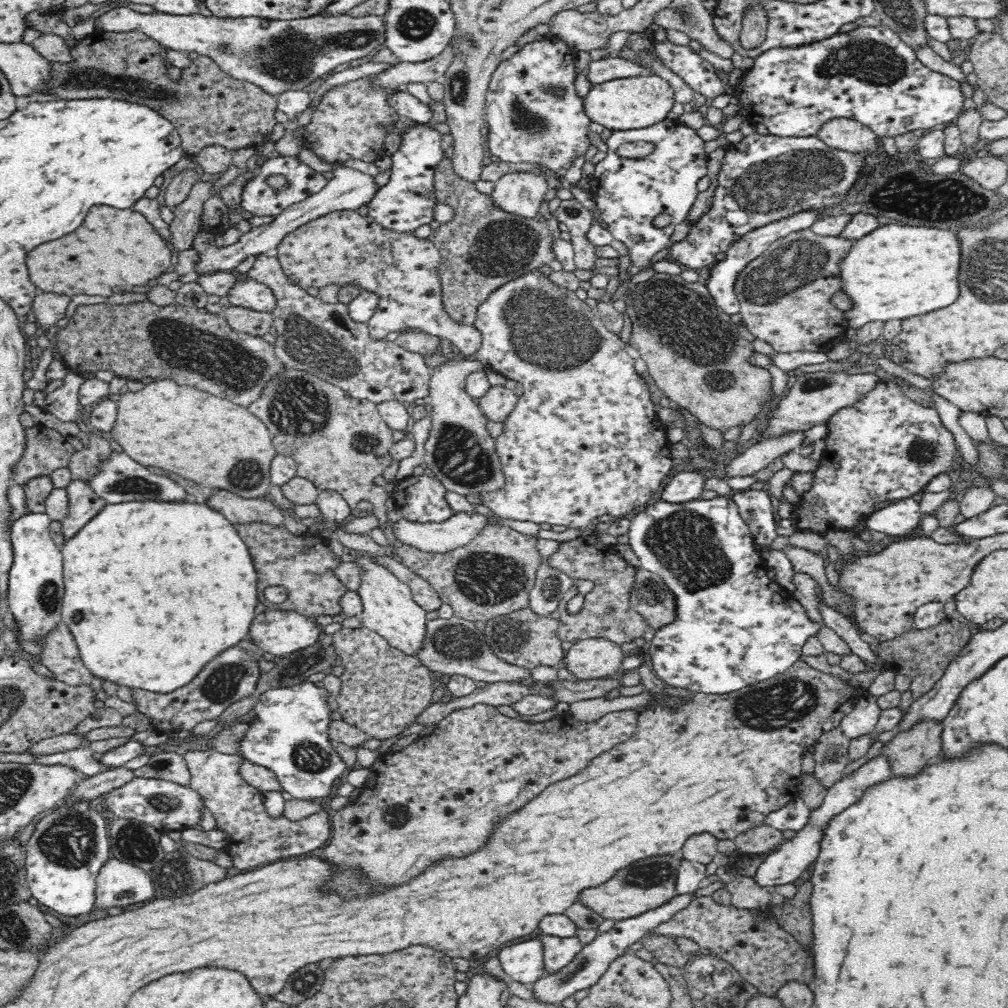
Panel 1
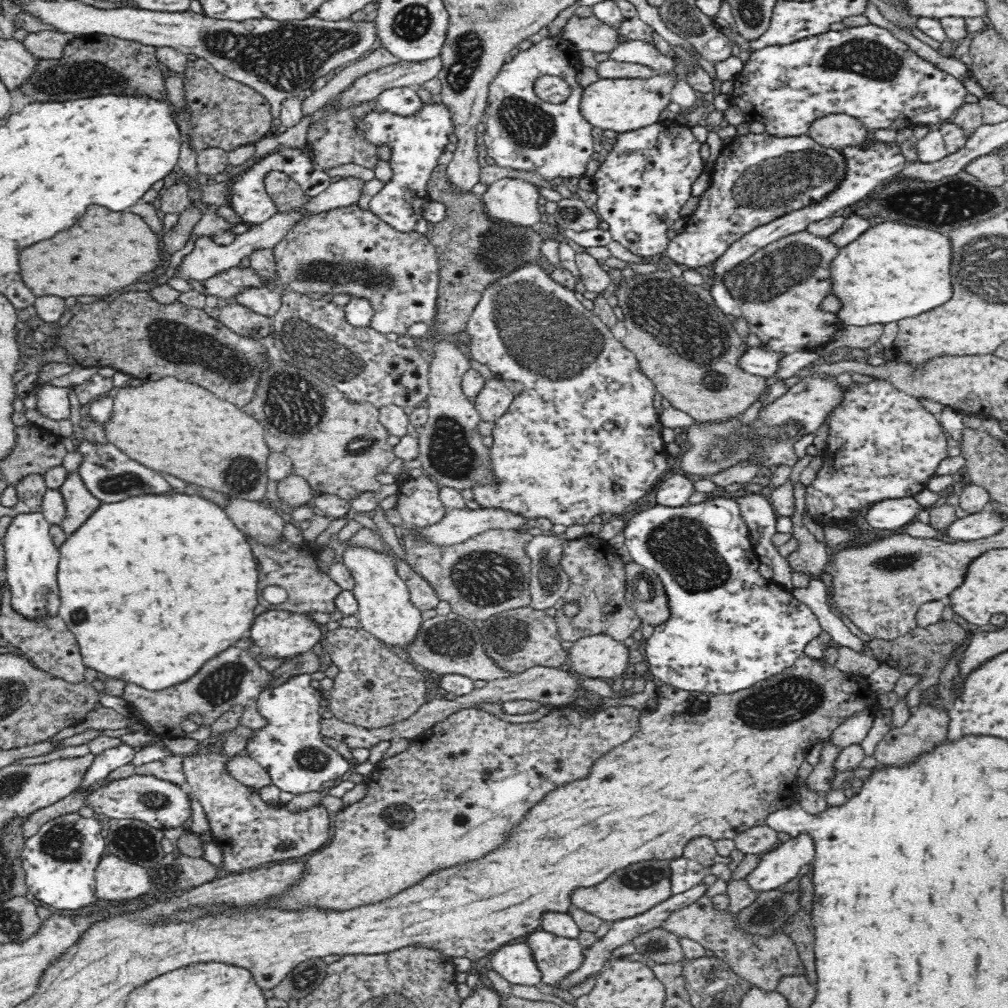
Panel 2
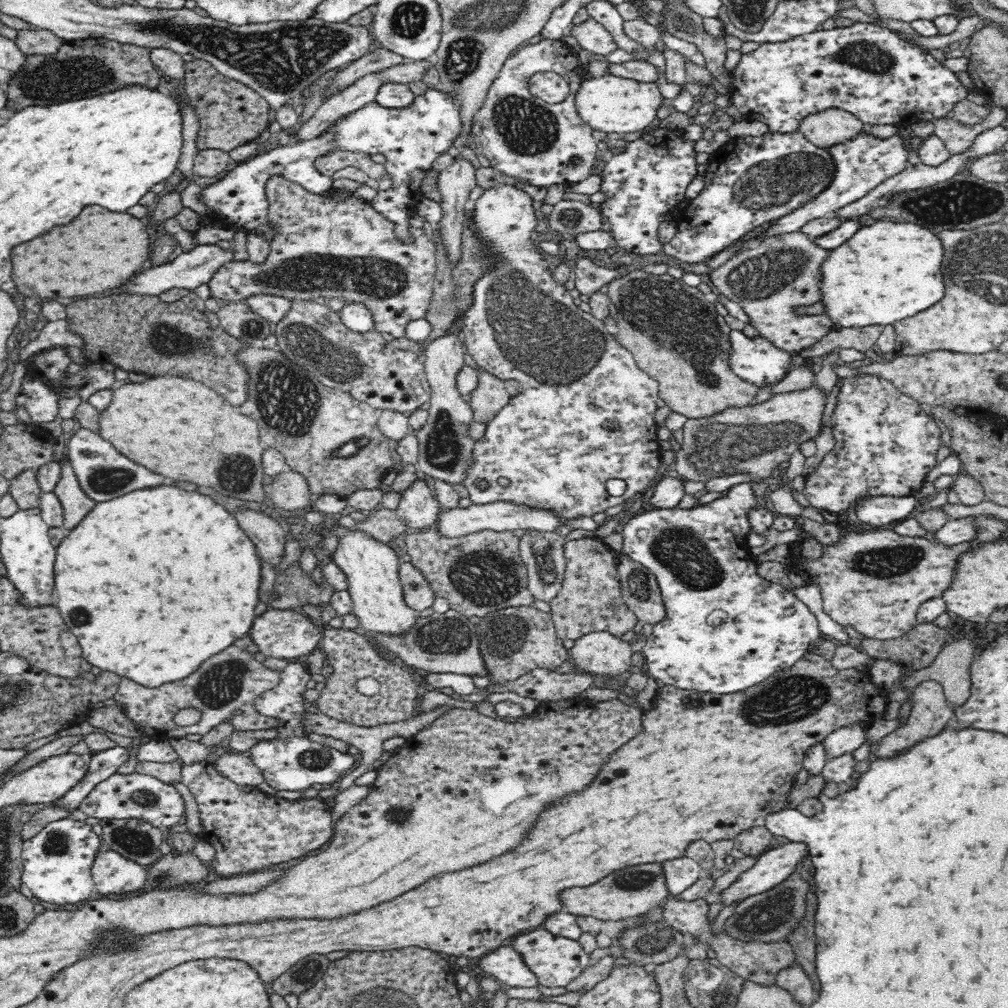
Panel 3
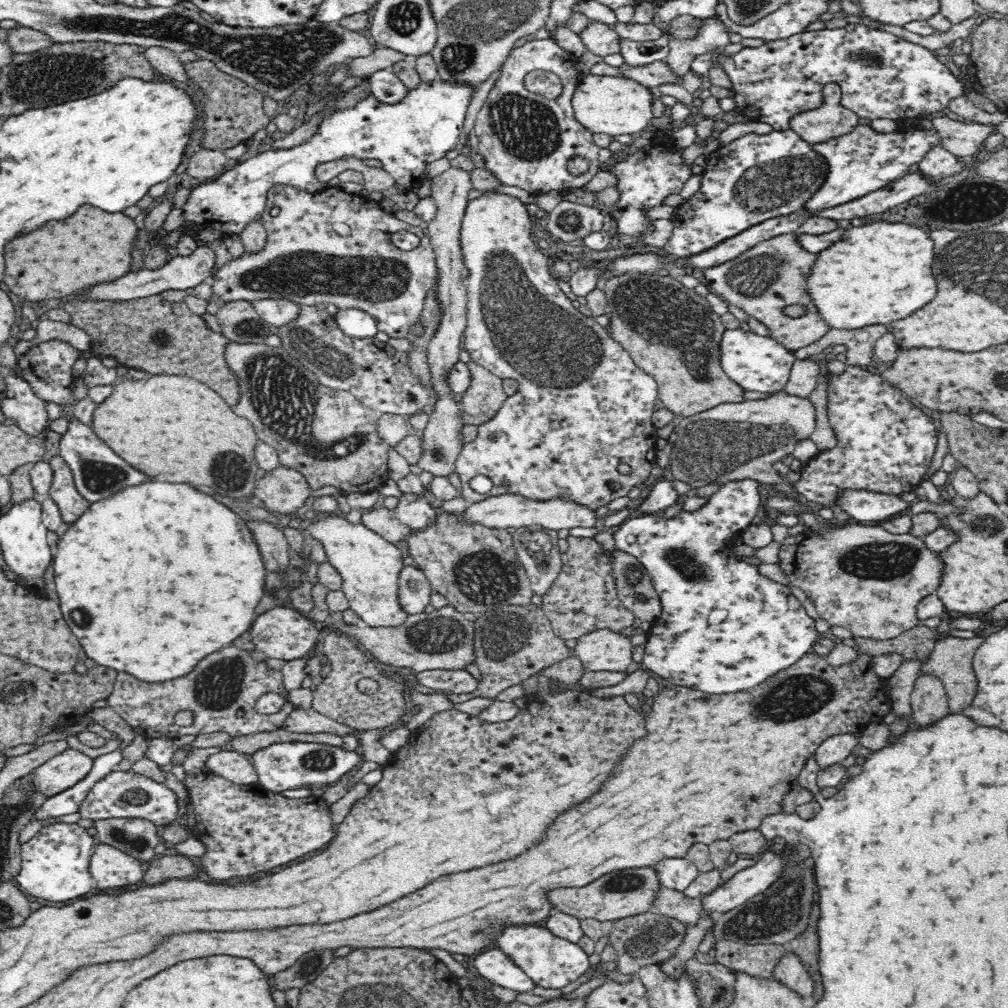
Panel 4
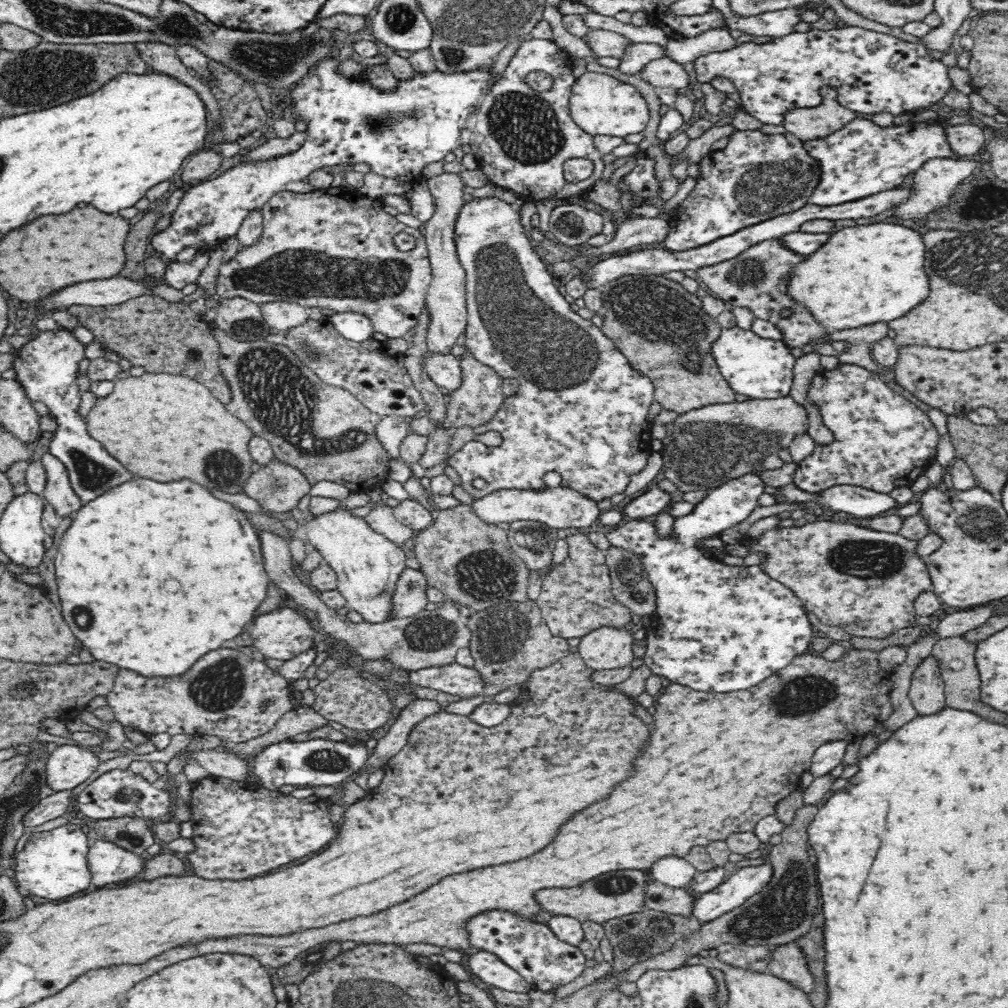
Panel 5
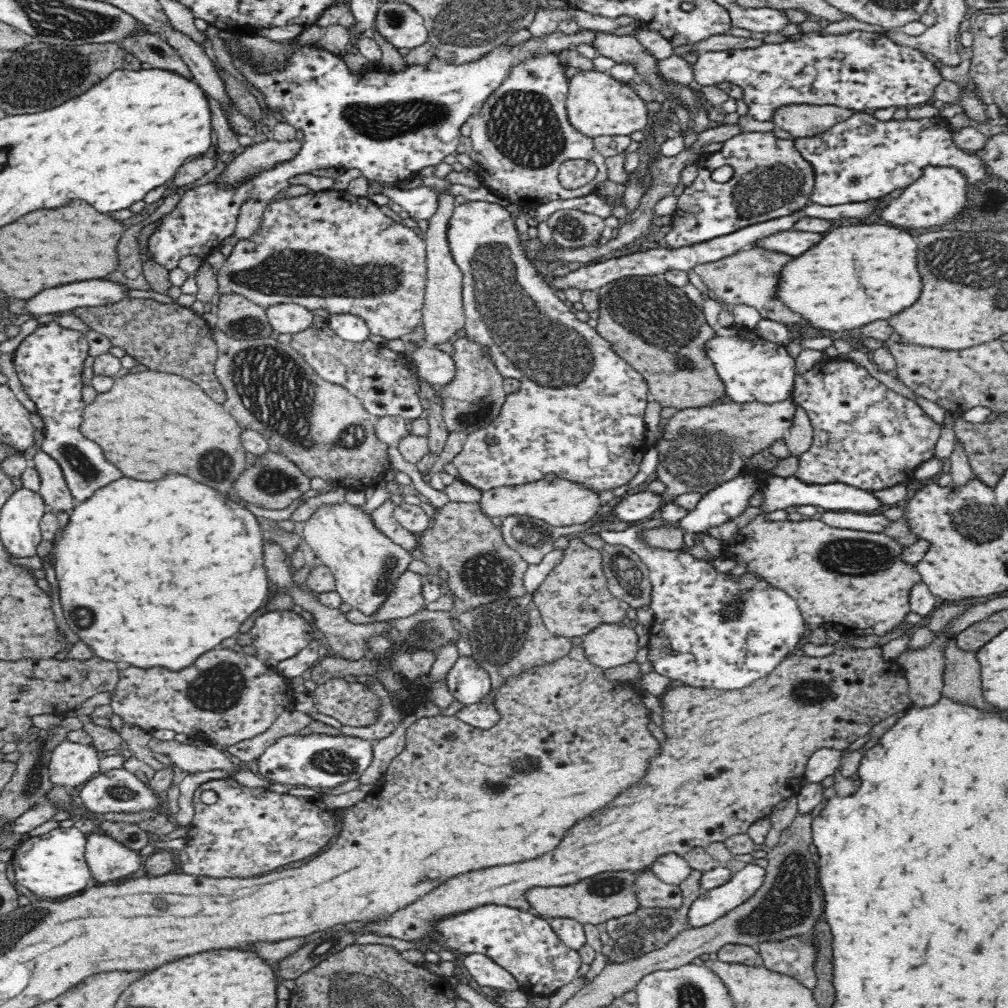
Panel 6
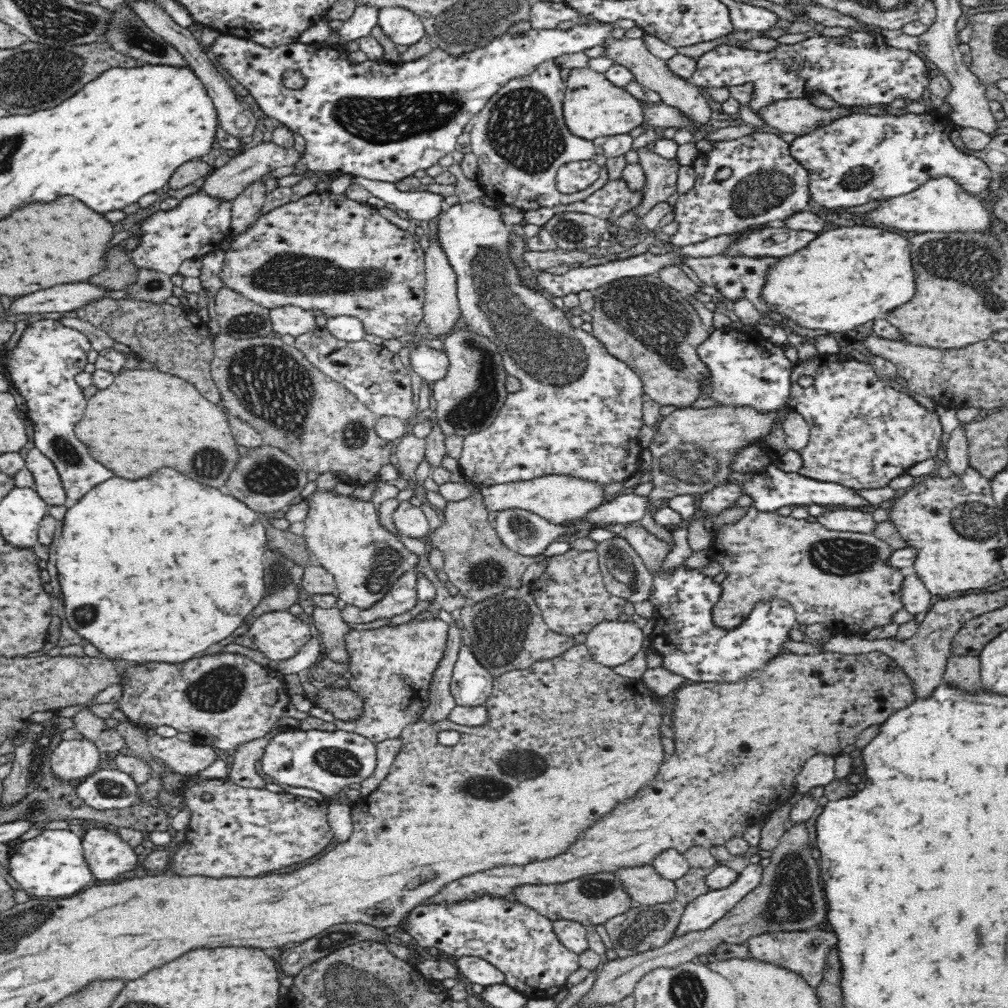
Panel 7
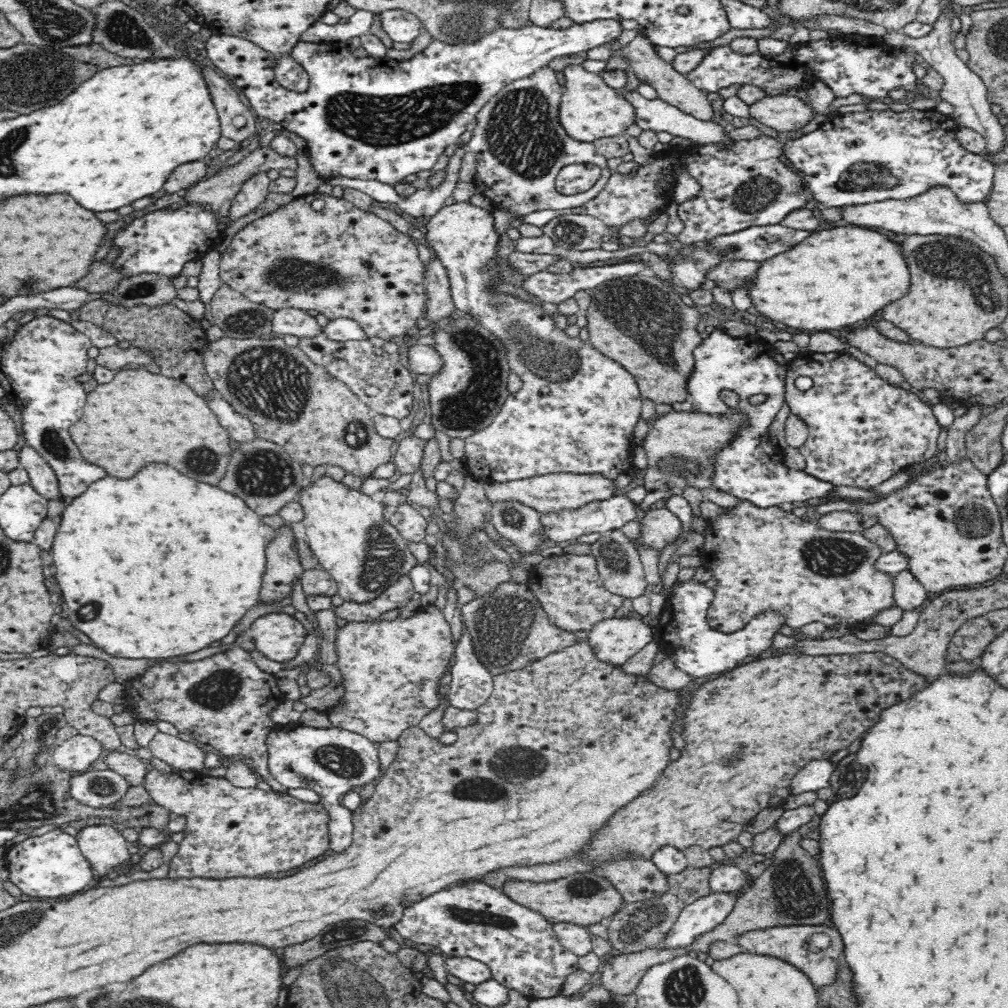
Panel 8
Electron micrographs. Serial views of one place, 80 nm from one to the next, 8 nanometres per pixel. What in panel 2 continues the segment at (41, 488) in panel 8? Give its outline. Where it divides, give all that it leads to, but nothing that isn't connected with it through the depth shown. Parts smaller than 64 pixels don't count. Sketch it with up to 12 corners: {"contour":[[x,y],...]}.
{"contour":[[69,473],[60,491],[69,537],[102,506],[78,473]]}

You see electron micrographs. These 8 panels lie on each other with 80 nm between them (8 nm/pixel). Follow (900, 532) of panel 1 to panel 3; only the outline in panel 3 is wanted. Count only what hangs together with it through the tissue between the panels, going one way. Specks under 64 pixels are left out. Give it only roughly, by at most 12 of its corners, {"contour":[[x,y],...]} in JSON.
{"contour":[[914,496],[866,498],[861,522],[888,526],[914,517]]}

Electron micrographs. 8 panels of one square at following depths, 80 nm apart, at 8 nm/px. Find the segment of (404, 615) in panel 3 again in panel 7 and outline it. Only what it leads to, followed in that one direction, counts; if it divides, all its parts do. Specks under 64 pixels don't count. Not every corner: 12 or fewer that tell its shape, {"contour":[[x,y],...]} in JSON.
{"contour":[[314,492],[305,544],[368,610],[423,562],[377,507]]}

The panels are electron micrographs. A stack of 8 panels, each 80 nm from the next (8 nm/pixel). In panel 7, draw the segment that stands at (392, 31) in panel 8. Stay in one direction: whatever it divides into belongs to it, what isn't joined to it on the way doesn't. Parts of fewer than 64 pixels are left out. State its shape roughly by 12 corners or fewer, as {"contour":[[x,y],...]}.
{"contour":[[402,6],[380,9],[377,25],[395,45],[427,36],[422,19]]}

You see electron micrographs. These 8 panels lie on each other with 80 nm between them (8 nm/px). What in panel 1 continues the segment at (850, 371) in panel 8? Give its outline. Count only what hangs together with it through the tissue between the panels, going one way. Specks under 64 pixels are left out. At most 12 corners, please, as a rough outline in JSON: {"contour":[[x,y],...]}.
{"contour":[[881,380],[826,423],[799,532],[853,529],[966,464]]}

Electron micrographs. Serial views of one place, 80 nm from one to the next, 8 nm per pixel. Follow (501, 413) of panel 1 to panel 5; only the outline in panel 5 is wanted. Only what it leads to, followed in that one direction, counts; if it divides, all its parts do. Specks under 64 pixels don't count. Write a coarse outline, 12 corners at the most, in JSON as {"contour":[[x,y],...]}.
{"contour":[[468,352],[448,422],[474,429],[504,404],[503,378]]}

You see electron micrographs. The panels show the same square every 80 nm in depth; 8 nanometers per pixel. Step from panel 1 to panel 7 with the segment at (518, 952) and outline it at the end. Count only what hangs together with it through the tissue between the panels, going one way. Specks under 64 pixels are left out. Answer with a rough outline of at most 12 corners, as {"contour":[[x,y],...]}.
{"contour":[[458,957],[459,973],[480,986],[506,985],[502,970],[482,957]]}

